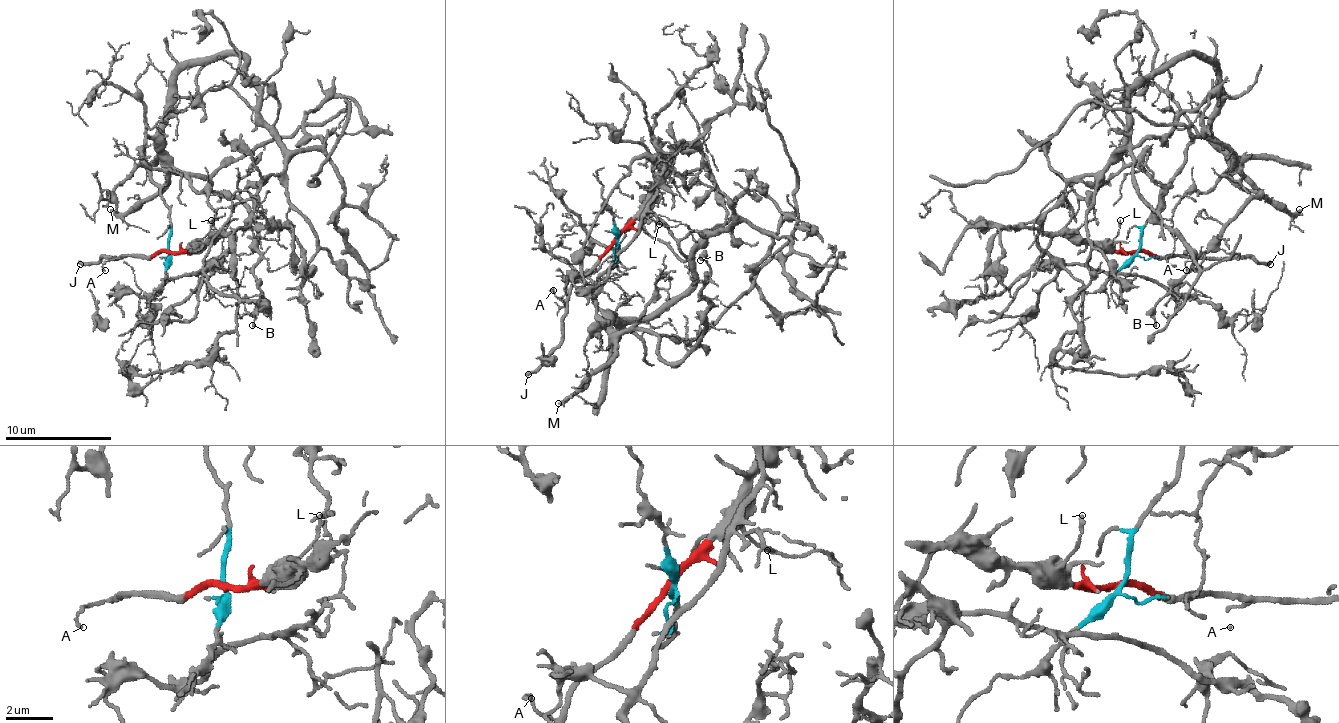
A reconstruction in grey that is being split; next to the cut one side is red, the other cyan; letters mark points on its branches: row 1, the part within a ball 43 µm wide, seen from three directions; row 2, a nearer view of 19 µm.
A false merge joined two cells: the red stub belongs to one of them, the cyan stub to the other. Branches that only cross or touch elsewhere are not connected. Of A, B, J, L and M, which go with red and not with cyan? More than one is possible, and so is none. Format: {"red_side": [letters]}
{"red_side": ["A", "J", "L"]}

